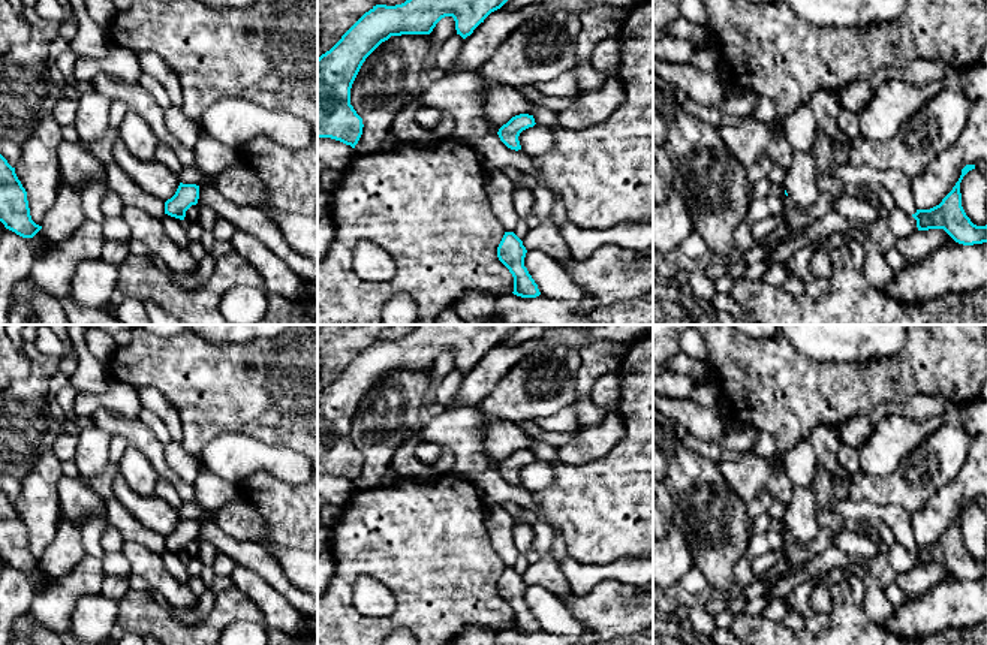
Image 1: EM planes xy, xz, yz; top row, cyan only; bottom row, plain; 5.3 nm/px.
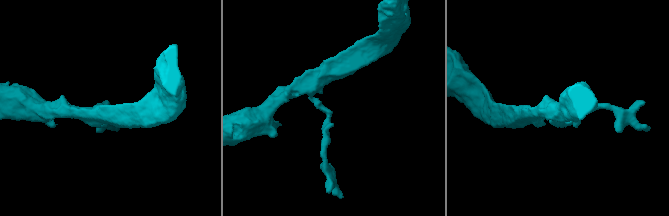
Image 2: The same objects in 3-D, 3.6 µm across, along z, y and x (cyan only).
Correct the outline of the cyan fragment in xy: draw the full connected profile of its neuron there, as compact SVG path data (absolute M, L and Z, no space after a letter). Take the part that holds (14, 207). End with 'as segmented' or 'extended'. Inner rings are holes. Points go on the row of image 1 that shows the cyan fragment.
M0 154L0 221L6 229L34 245L34 257L43 256L51 242L45 238L42 226L31 220L27 192L7 160Z | extended

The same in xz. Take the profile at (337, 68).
M406 0L401 4L376 4L365 12L325 54L318 58L318 138L331 138L355 148L362 135L362 118L350 105L352 84L365 58L391 36L430 34L436 24L452 16L463 39L508 0Z | as segmented

